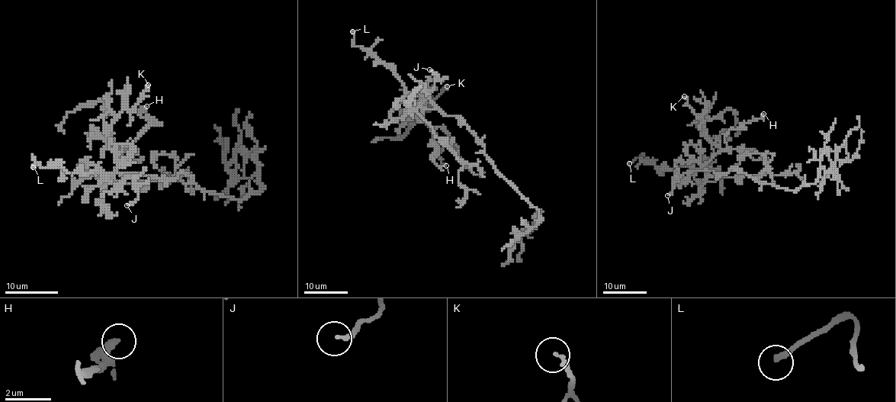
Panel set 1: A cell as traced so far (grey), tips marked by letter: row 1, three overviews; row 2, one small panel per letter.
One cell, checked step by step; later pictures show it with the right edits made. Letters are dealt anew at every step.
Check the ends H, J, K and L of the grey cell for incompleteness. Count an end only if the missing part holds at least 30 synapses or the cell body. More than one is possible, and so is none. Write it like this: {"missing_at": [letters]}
{"missing_at": ["L"]}

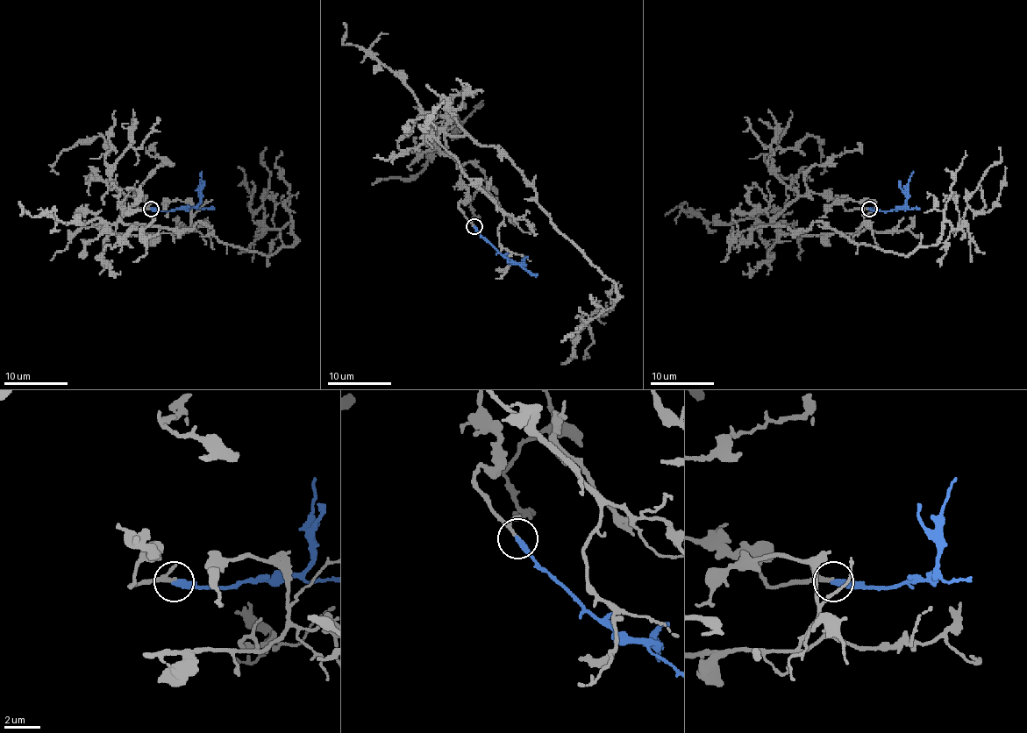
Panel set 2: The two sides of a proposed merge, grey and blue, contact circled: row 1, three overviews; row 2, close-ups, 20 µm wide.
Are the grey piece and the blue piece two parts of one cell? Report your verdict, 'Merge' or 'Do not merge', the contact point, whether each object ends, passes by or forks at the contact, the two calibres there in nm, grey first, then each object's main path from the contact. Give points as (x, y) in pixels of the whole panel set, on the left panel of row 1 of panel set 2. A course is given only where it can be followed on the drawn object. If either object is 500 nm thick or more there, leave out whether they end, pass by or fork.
Merge. Place: (151, 209). At the ring grey passes by. At the ring blue ends. Thickness 120 nm (grey) against 240 nm. Course of grey: (150, 208), (138, 194), (122, 220), (290, 247), (290, 222), (251, 209), (238, 167). Course of blue: (150, 209), (174, 210), (195, 206), (200, 202), (201, 171)

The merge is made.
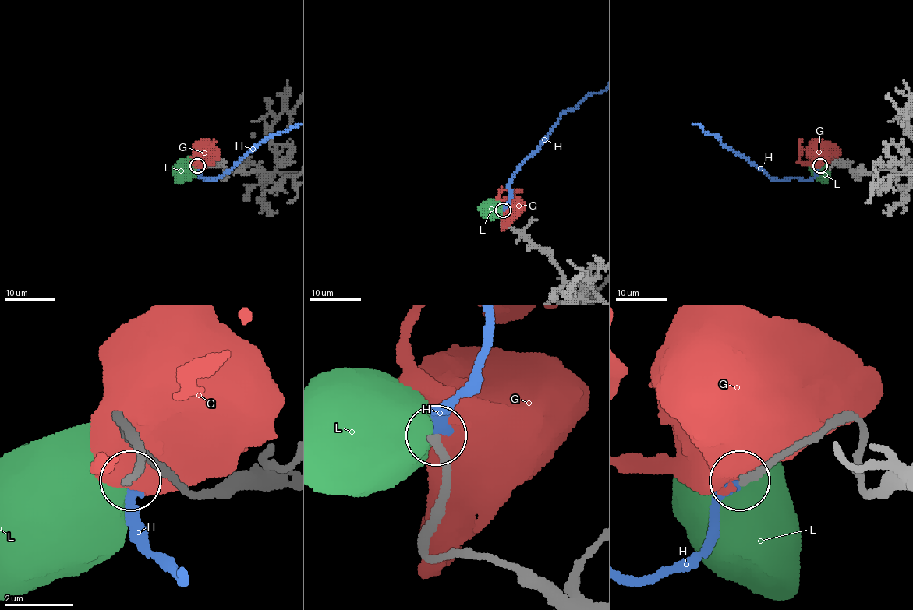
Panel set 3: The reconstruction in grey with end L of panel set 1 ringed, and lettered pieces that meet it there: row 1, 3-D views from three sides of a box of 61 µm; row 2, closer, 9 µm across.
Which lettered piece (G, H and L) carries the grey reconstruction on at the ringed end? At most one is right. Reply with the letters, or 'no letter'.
H

